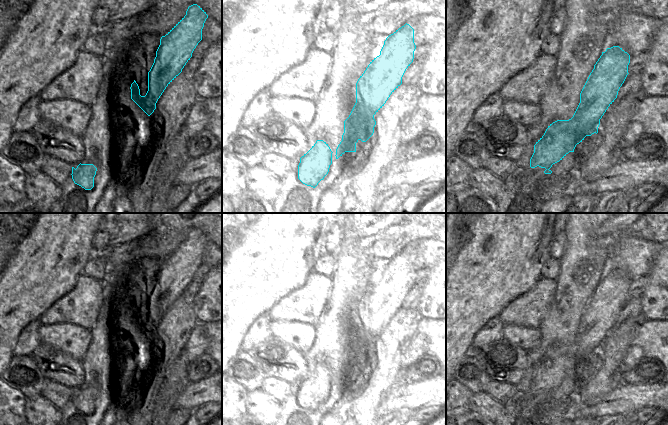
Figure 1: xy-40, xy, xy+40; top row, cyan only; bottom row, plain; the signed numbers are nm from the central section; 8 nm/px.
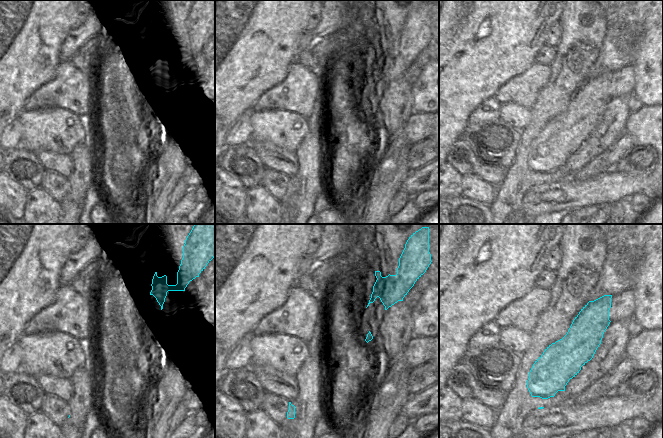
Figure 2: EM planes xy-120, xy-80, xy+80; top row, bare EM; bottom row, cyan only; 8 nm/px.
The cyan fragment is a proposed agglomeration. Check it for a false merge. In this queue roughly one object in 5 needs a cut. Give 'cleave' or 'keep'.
keep

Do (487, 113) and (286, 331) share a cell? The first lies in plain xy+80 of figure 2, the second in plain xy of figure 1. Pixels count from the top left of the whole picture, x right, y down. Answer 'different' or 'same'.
different

